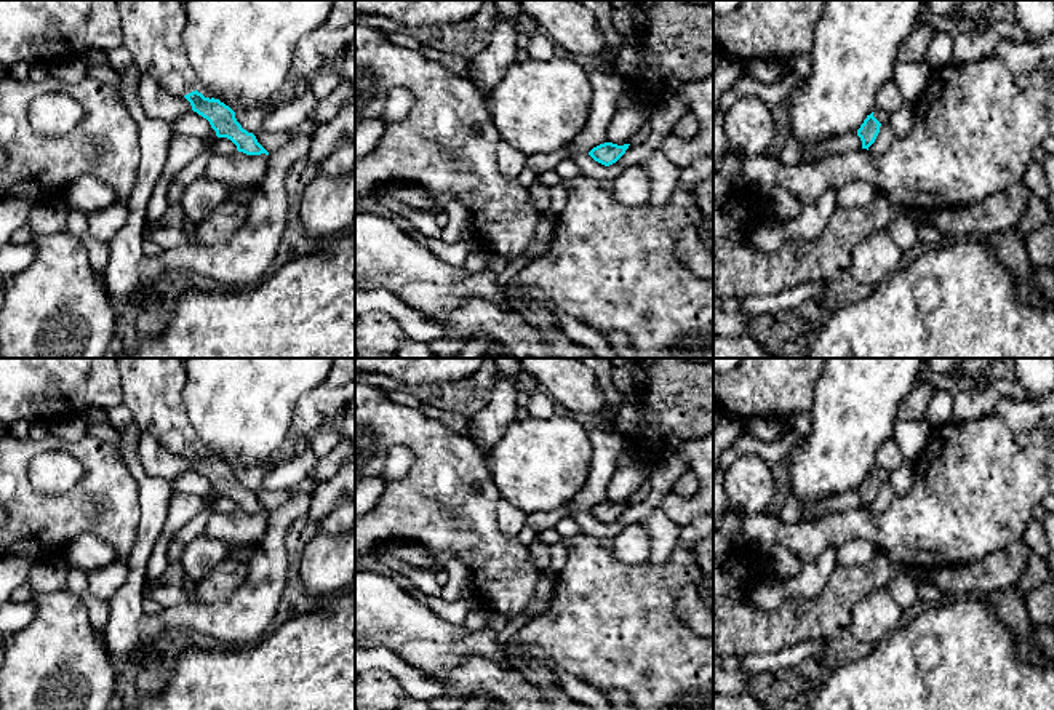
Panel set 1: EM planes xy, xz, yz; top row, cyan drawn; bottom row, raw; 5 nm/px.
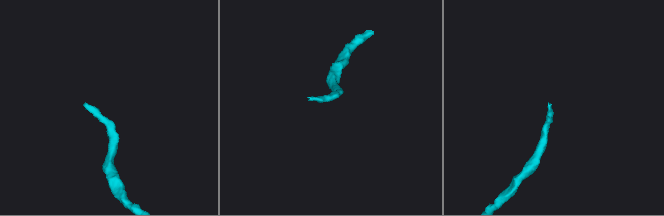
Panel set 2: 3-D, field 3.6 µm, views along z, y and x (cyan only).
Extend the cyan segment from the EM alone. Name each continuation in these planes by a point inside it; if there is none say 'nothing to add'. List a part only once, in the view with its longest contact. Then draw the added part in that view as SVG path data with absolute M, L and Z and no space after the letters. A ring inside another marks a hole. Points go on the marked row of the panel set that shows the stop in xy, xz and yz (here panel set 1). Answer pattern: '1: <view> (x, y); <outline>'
1: xy (152, 29); M117 0L117 10L122 21L123 46L131 53L133 64L141 74L152 77L176 96L195 91L195 74L181 38L186 26L186 3L182 0Z

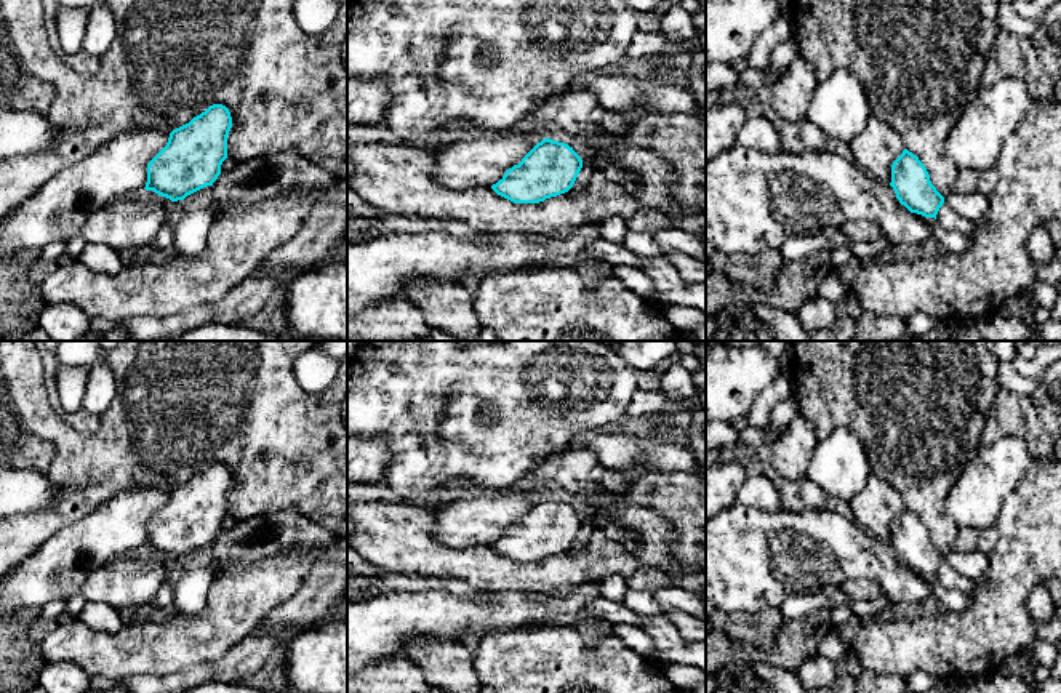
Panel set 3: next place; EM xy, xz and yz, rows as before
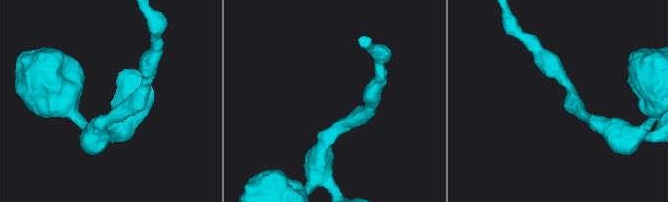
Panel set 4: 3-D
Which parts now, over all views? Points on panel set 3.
nothing to add

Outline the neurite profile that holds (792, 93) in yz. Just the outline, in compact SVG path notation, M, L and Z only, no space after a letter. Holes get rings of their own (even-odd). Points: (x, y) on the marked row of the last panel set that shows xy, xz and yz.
M800 54L773 85L771 104L776 114L791 123L807 118L808 106L819 80L810 62Z

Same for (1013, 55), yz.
M1000 30L981 77L981 88L1015 77L1026 82L1034 101L1040 101L1053 96L1059 75L1061 42L1037 46L1032 37Z

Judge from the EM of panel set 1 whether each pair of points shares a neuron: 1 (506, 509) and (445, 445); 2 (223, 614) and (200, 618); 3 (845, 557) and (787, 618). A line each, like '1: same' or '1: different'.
1: different
2: same
3: different

